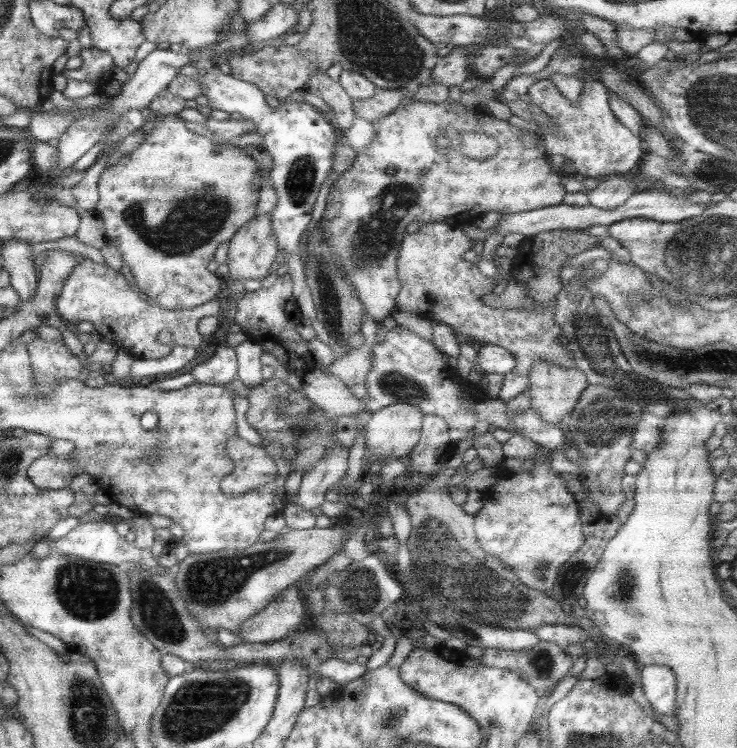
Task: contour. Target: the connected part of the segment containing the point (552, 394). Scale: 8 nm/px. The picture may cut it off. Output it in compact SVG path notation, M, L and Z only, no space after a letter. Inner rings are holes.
M535 361L529 367L527 373L527 387L529 388L529 402L531 409L539 415L539 419L545 423L558 424L560 420L568 418L569 412L573 411L573 406L577 403L581 391L587 387L585 374L575 370L573 367L559 367L545 363L545 361Z

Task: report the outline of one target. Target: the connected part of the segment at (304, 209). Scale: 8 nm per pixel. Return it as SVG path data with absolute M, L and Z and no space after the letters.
M185 65L178 74L197 79L201 94L207 98L207 106L211 109L230 115L237 113L255 124L254 132L261 137L258 149L269 153L269 160L273 161L268 180L277 200L273 210L268 212L270 227L281 255L287 258L290 254L297 254L299 239L310 222L317 191L331 167L335 130L328 117L314 106L291 98L281 99L279 105L271 109L265 103L264 94L255 85L222 74L216 65L208 70Z

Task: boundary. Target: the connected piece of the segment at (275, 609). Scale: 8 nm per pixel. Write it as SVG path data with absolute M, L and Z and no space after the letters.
M293 587L281 591L265 608L239 626L236 640L249 644L267 644L297 630L307 618L297 592L298 589Z

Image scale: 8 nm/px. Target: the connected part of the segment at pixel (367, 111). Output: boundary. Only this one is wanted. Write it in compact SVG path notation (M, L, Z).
M381 89L379 93L367 99L351 99L351 108L355 116L372 123L381 116L389 115L405 96L407 96L407 89Z

